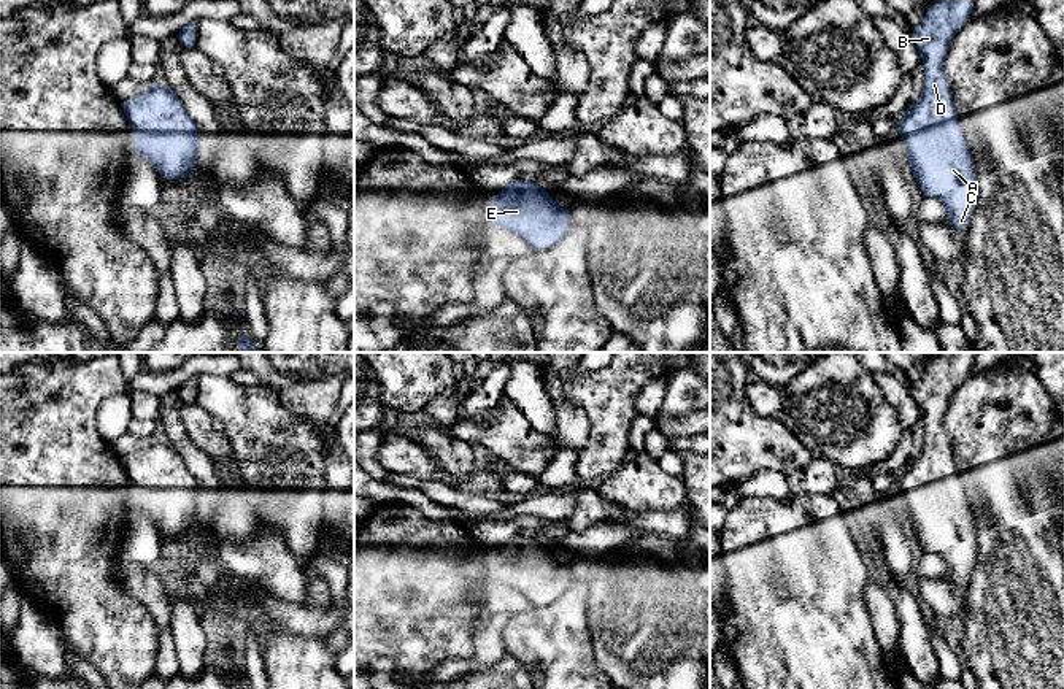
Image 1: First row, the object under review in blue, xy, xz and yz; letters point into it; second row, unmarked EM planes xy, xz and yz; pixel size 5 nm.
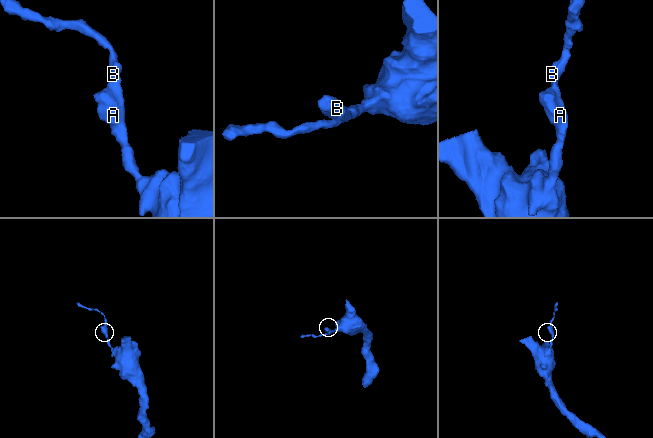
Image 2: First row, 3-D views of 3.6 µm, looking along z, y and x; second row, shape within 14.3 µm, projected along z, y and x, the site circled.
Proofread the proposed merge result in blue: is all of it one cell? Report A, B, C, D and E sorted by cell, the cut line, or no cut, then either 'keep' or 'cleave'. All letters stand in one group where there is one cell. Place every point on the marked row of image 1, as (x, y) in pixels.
A B C D E; no cut; keep

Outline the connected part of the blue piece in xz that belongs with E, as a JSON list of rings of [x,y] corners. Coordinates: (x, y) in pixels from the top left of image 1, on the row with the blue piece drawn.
[[[524,178],[510,181],[488,205],[492,224],[522,237],[530,251],[545,251],[561,241],[573,229],[570,214],[570,210],[559,206],[551,198],[549,191],[540,187],[534,179]]]

